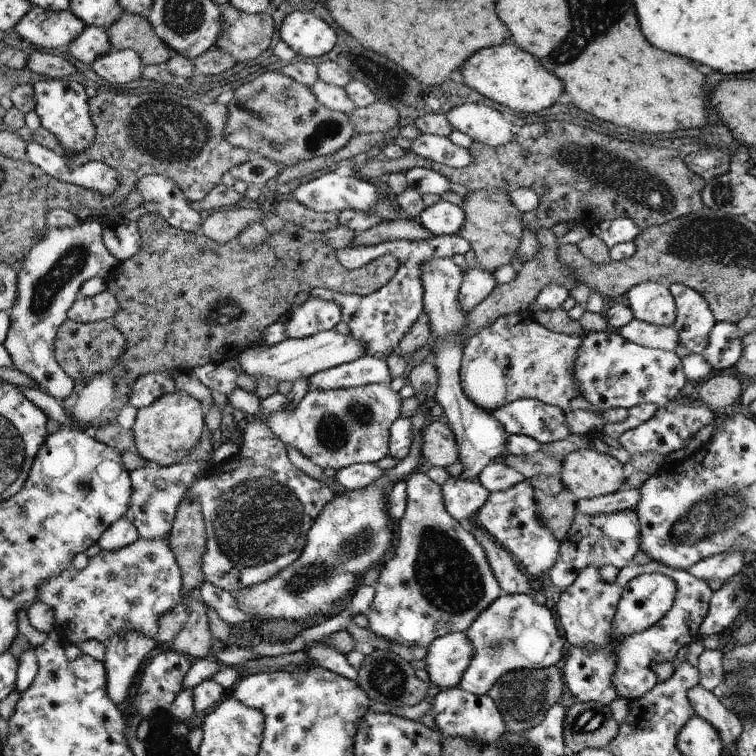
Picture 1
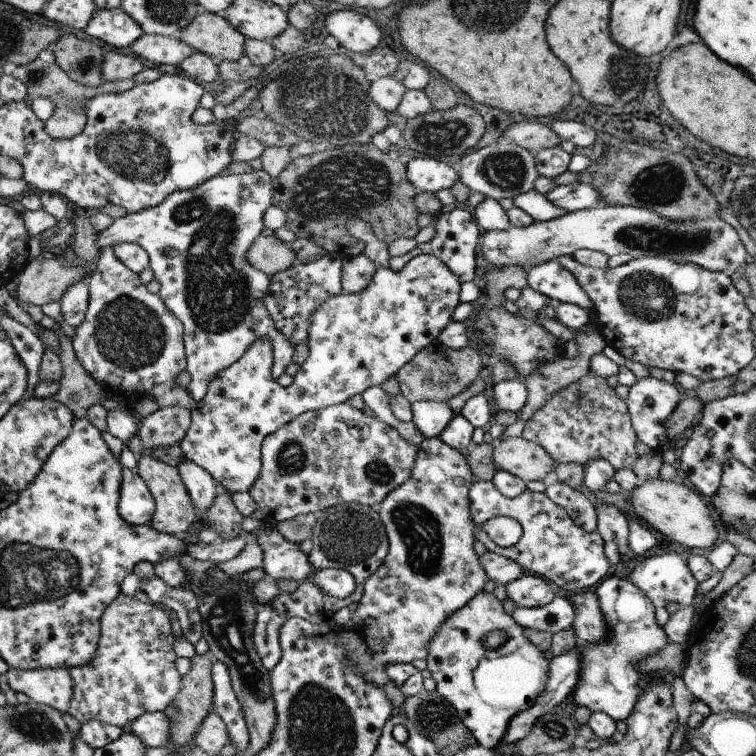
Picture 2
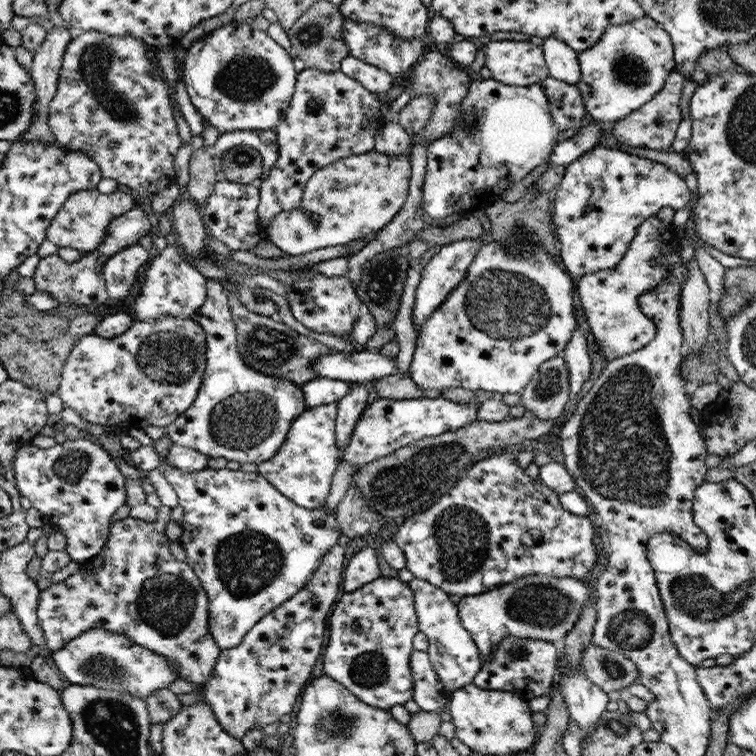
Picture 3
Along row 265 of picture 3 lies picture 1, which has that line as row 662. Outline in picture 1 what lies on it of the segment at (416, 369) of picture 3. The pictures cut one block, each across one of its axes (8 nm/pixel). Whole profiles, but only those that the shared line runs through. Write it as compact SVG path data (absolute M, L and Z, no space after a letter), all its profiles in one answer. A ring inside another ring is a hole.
M530 594L499 596L466 630L474 646L470 666L459 687L476 696L487 695L494 684L514 670L544 670L556 666L565 657L568 642L560 636L556 618L547 606L537 604Z

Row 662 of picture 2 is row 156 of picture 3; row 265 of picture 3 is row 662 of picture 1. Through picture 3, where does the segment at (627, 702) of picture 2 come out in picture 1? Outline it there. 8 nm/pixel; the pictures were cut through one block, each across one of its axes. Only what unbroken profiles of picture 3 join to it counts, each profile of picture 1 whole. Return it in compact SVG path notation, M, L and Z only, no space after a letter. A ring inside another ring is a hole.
M661 573L639 575L630 580L622 592L614 620L607 629L607 645L604 648L592 648L592 646L582 646L582 648L576 646L574 648L572 645L567 645L563 658L564 663L561 667L566 679L566 686L576 697L578 703L594 701L610 705L613 700L619 698L618 690L612 684L612 676L614 676L616 662L618 662L616 652L614 652L616 642L620 642L634 632L642 632L642 630L654 626L672 608L676 592L676 584L668 576Z

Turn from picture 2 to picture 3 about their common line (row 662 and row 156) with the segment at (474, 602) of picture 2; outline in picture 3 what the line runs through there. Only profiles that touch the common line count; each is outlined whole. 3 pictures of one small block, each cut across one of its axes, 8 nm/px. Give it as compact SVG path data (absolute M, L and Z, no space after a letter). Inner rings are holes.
M474 79L468 87L468 92L466 96L462 99L462 104L460 104L460 110L462 110L462 115L468 117L470 114L474 114L474 130L466 130L466 127L454 127L454 130L446 136L442 136L440 140L432 142L427 148L427 166L426 175L424 176L423 185L423 199L422 204L424 206L424 212L432 218L446 218L447 216L452 216L452 214L470 214L474 210L486 209L492 202L496 202L502 196L503 192L506 192L513 184L518 183L528 174L530 174L537 166L540 166L544 160L550 157L550 154L554 151L554 148L558 144L558 133L559 130L555 126L553 117L550 113L550 104L548 103L548 97L546 96L545 89L541 87L540 84L531 84L530 86L510 86L498 82L494 79Z

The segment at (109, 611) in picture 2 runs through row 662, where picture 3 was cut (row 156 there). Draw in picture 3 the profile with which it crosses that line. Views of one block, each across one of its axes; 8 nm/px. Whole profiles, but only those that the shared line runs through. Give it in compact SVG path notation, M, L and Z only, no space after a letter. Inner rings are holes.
M75 32L64 56L57 94L49 105L50 132L58 145L74 149L100 165L104 178L126 185L141 194L144 204L152 204L156 190L166 190L176 178L174 156L180 148L181 136L170 110L170 90L156 74L154 64L144 56L144 40L134 36L108 36L102 32Z

